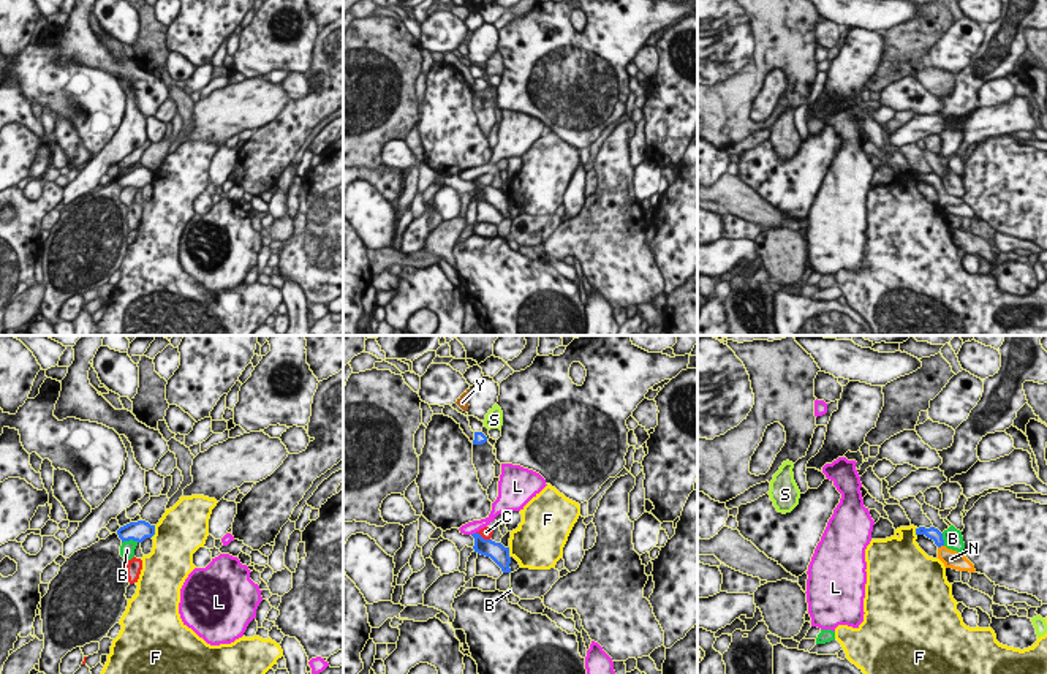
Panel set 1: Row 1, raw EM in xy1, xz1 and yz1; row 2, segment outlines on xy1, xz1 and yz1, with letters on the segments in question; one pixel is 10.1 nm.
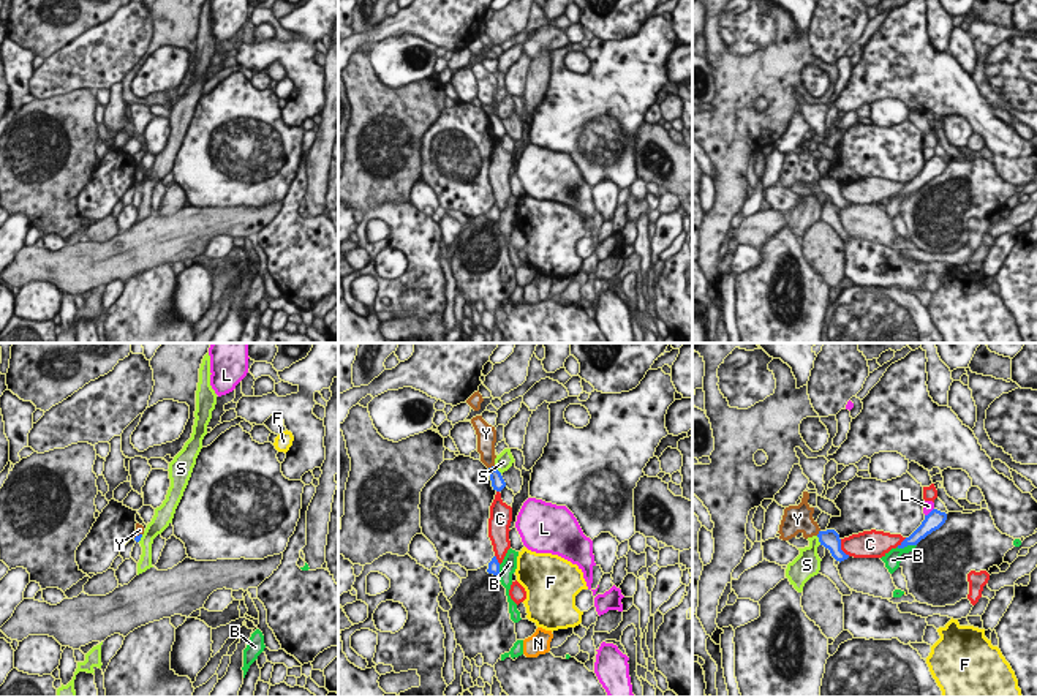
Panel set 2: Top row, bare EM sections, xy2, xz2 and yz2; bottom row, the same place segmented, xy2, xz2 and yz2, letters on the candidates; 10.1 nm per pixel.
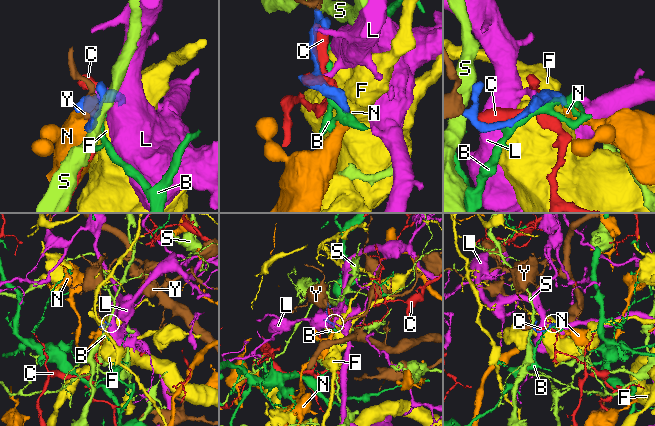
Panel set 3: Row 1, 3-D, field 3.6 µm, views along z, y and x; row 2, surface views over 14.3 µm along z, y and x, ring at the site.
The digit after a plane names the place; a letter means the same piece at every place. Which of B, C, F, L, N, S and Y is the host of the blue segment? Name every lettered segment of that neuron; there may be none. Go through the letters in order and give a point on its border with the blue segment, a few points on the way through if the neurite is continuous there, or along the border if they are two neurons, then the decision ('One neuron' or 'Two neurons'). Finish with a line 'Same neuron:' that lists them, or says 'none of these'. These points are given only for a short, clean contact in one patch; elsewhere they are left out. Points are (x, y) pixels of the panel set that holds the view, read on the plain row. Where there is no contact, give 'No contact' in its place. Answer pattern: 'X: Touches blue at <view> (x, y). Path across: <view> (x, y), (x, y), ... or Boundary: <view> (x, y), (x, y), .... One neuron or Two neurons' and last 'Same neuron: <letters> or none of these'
B: Touches blue at yz2 (906, 192). Two neurons
C: Touches blue at yz2 (840, 195). Two neurons
F: Touches blue at xy1 (154, 177). Boundary: xy1 (155, 171), (155, 177), (151, 182). Two neurons
L: Touches blue at xz1 (473, 179). Boundary: xz1 (475, 177), (472, 181). Two neurons
N: Touches blue at yz1 (940, 192). Path across: yz1 (933, 179), (940, 192), (951, 204). One neuron
S: Touches blue at xz2 (497, 116). Boundary: xz2 (492, 113), (501, 119). Two neurons
Y: Touches blue at yz2 (819, 179). Boundary: yz2 (819, 176), (816, 180). Two neurons
Same neuron: N

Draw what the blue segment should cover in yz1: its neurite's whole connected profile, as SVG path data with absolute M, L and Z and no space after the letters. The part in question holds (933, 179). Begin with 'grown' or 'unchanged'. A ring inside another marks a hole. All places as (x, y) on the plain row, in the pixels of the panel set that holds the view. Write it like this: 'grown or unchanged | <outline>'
grown | M919 172L916 174L916 180L925 180L927 184L933 185L938 191L938 204L944 209L946 214L958 215L958 217L970 217L974 218L974 210L962 199L944 191L943 179L935 174Z

